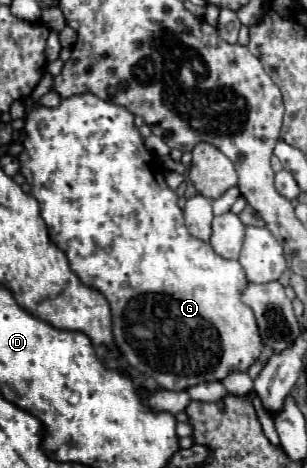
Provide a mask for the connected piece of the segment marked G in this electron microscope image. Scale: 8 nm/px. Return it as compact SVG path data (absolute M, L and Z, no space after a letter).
M85 93L79 97L63 99L61 105L55 109L43 107L43 105L33 107L25 117L25 133L27 133L27 139L23 141L25 149L19 155L21 173L25 175L27 183L31 185L31 195L39 201L41 217L49 229L49 239L53 245L57 245L67 255L69 267L77 273L77 277L85 285L99 289L107 297L107 301L111 305L111 317L113 317L113 337L115 337L115 343L117 343L121 355L129 363L129 367L133 367L137 373L153 377L161 385L161 389L167 389L167 391L185 391L185 389L199 385L199 383L223 381L233 371L247 371L259 359L265 345L259 335L259 327L257 327L257 321L255 321L251 307L247 307L241 301L241 293L247 289L245 271L239 265L239 261L229 261L229 259L219 257L211 249L209 243L195 239L187 231L185 221L183 221L183 211L177 205L177 193L173 189L169 189L169 185L165 183L163 167L159 163L155 165L155 175L153 175L153 155L145 149L145 143L139 135L139 129L133 125L133 113L129 113L121 105L111 105L91 93Z

